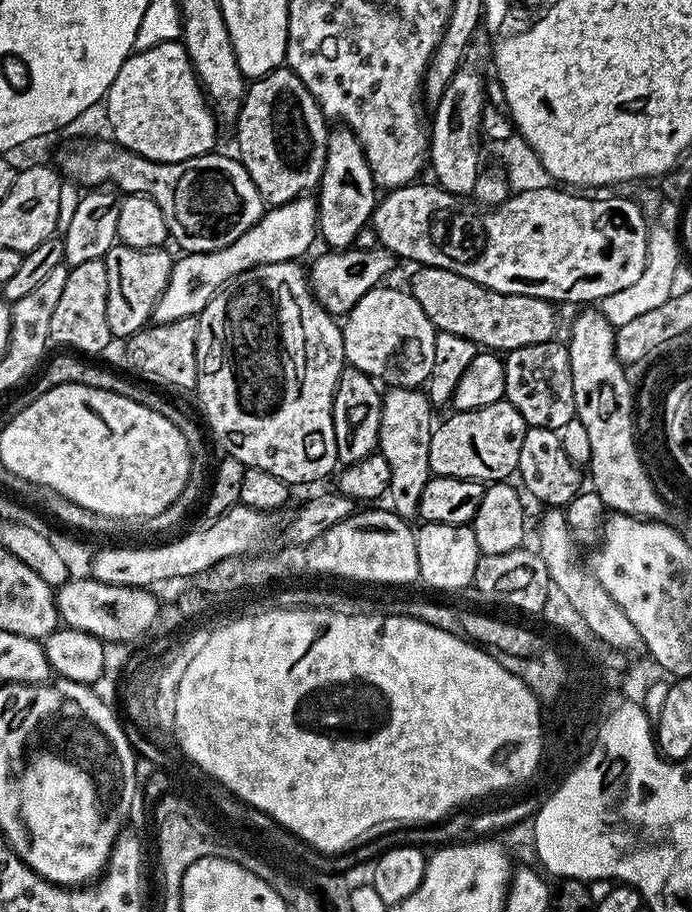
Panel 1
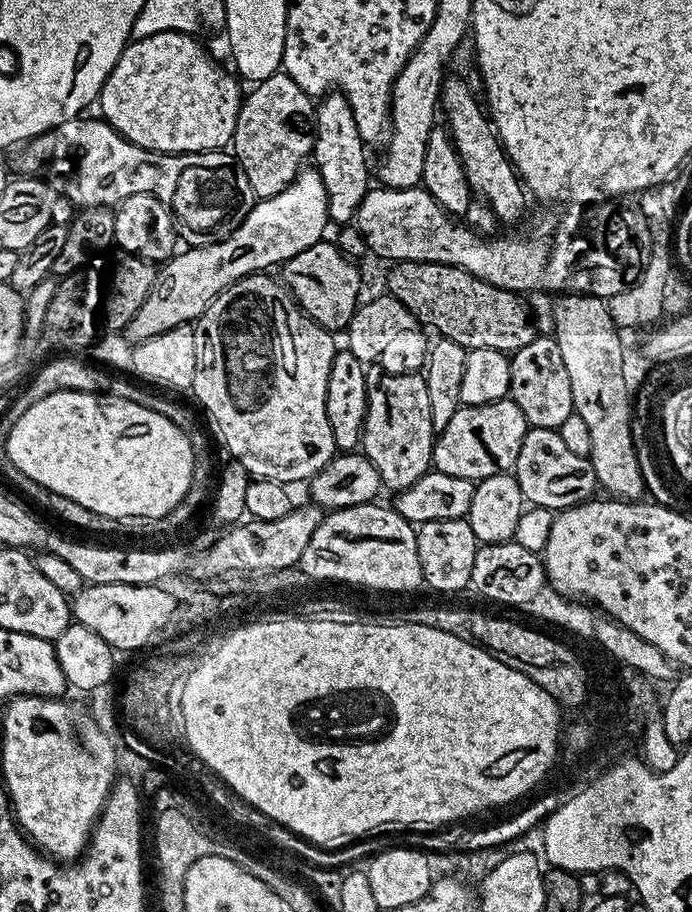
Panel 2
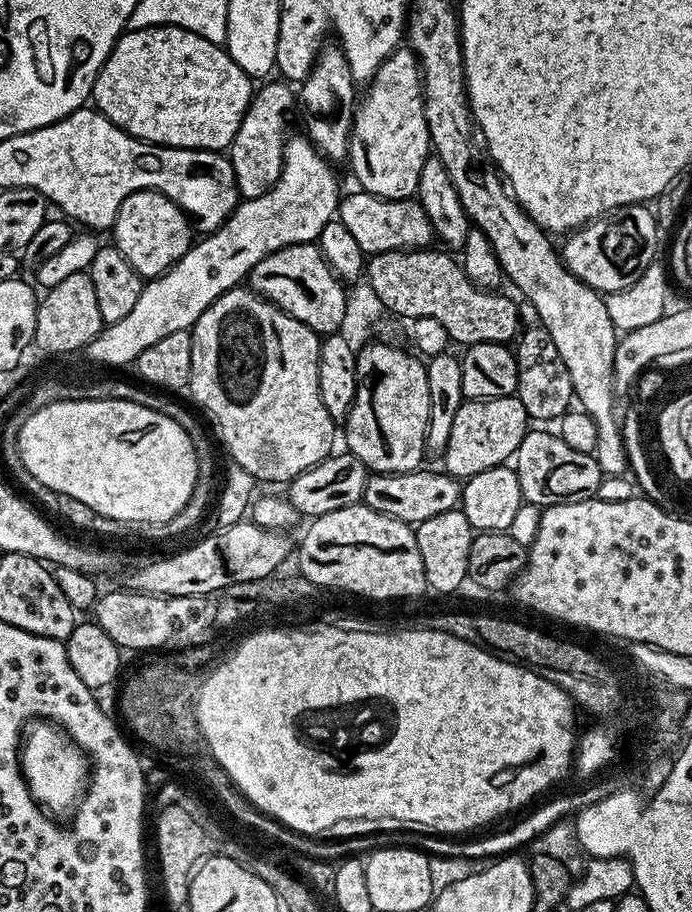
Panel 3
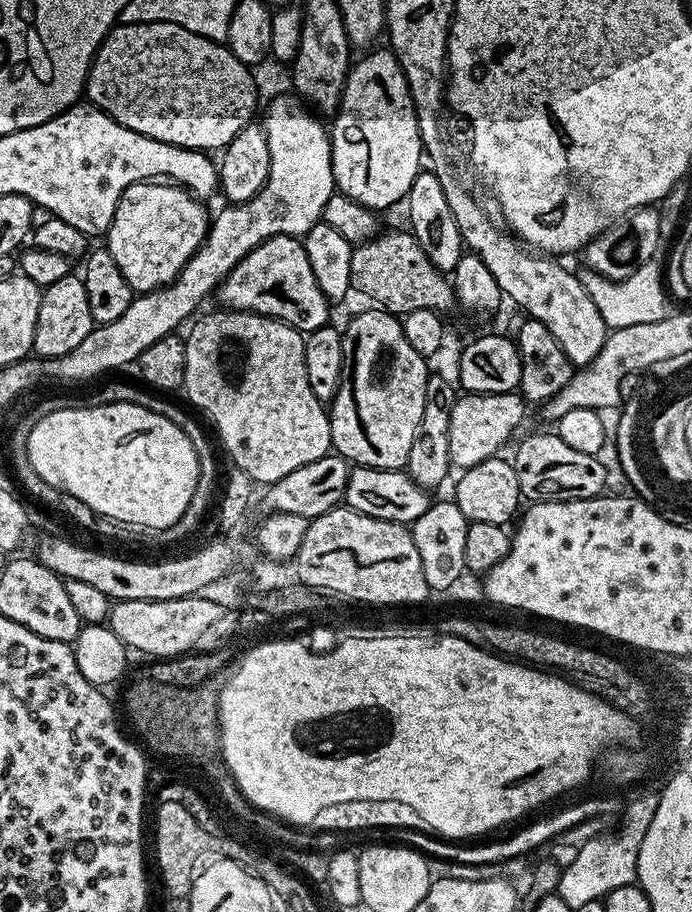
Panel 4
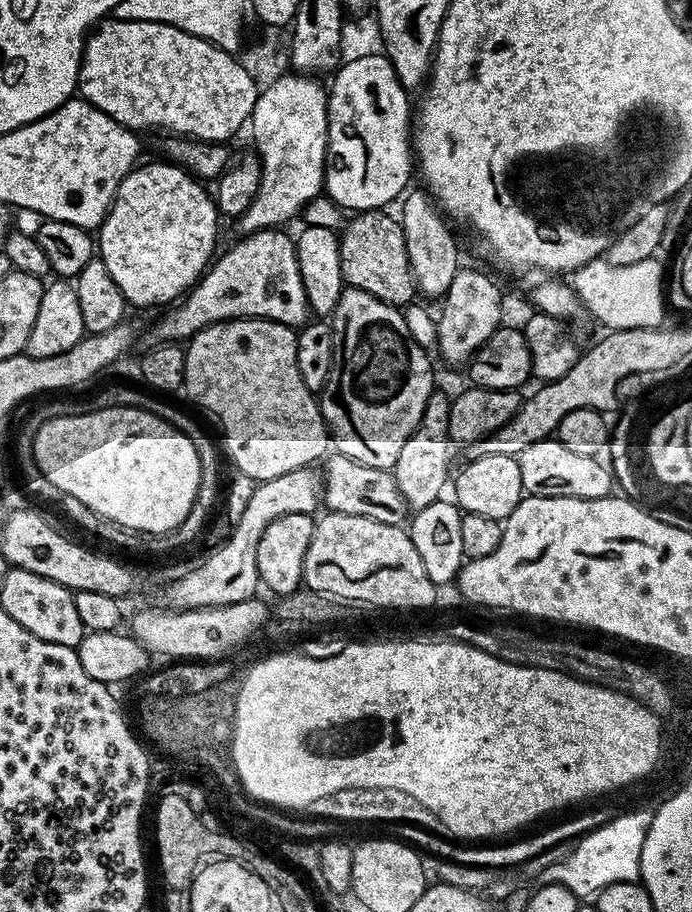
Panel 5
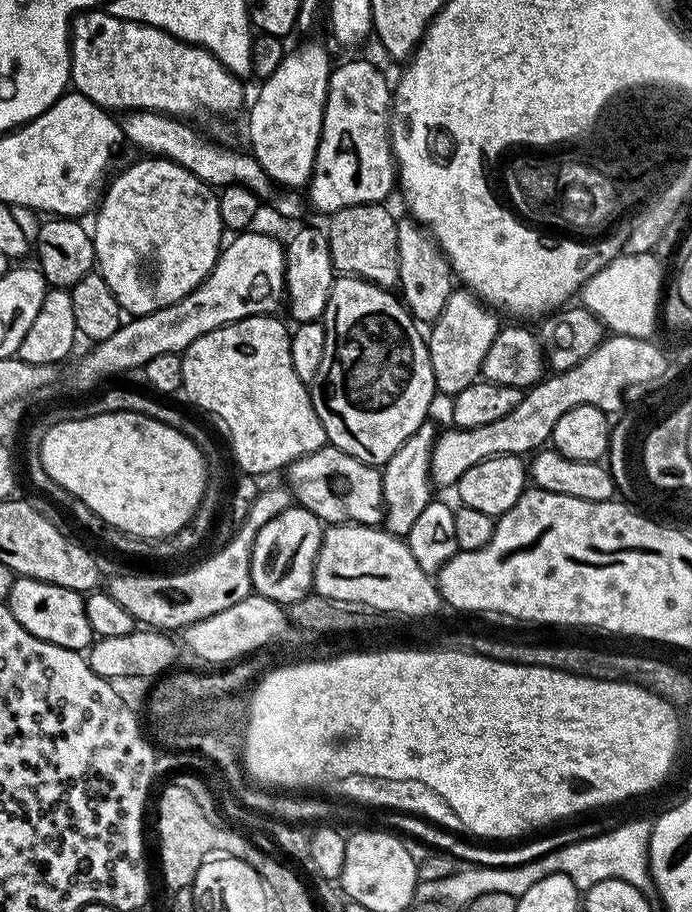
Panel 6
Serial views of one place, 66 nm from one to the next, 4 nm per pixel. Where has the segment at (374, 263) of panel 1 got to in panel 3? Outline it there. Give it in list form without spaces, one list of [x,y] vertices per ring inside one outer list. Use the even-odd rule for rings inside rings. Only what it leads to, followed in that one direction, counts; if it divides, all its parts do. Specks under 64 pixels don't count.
[[[319,243],[291,244],[258,262],[246,277],[253,292],[276,304],[321,337],[339,333],[346,311],[346,288],[320,253]]]

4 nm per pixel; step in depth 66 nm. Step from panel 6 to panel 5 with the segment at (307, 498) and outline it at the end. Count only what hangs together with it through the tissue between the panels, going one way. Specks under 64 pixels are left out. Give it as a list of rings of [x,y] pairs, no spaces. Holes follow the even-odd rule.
[[[339,454],[327,457],[322,468],[322,504],[328,512],[354,514],[362,518],[374,518],[374,522],[387,524],[405,523],[410,509],[398,490],[398,482],[387,468],[366,466]],[[328,464],[328,465],[327,465]],[[404,515],[405,520],[404,520]]]

